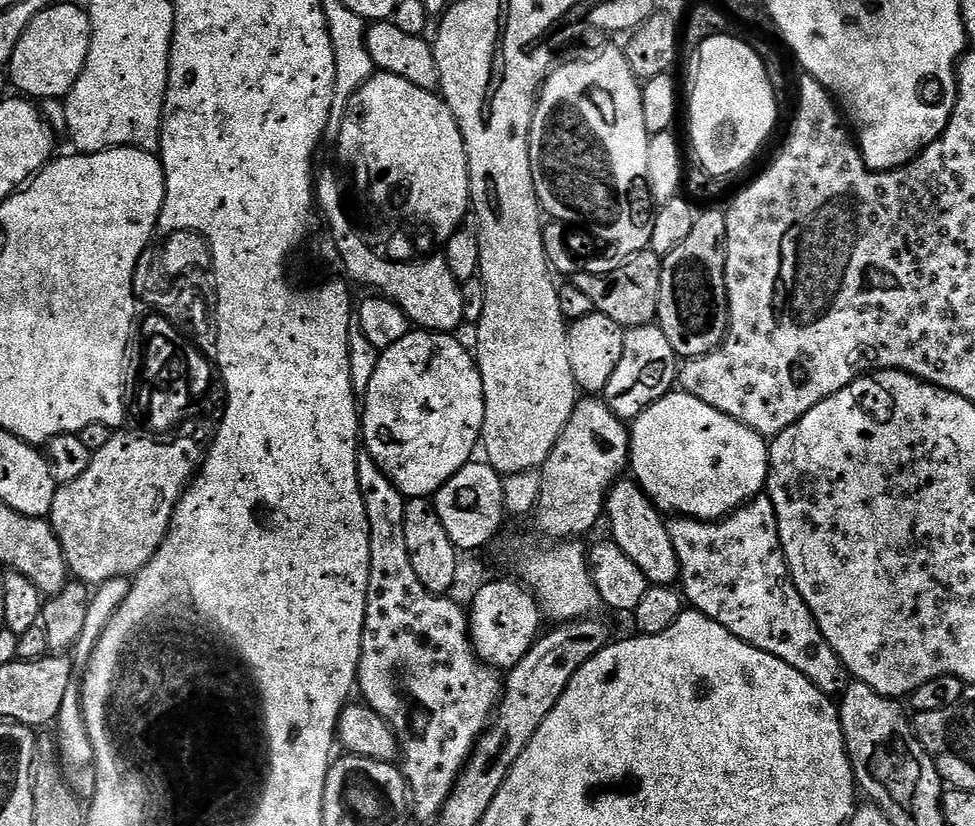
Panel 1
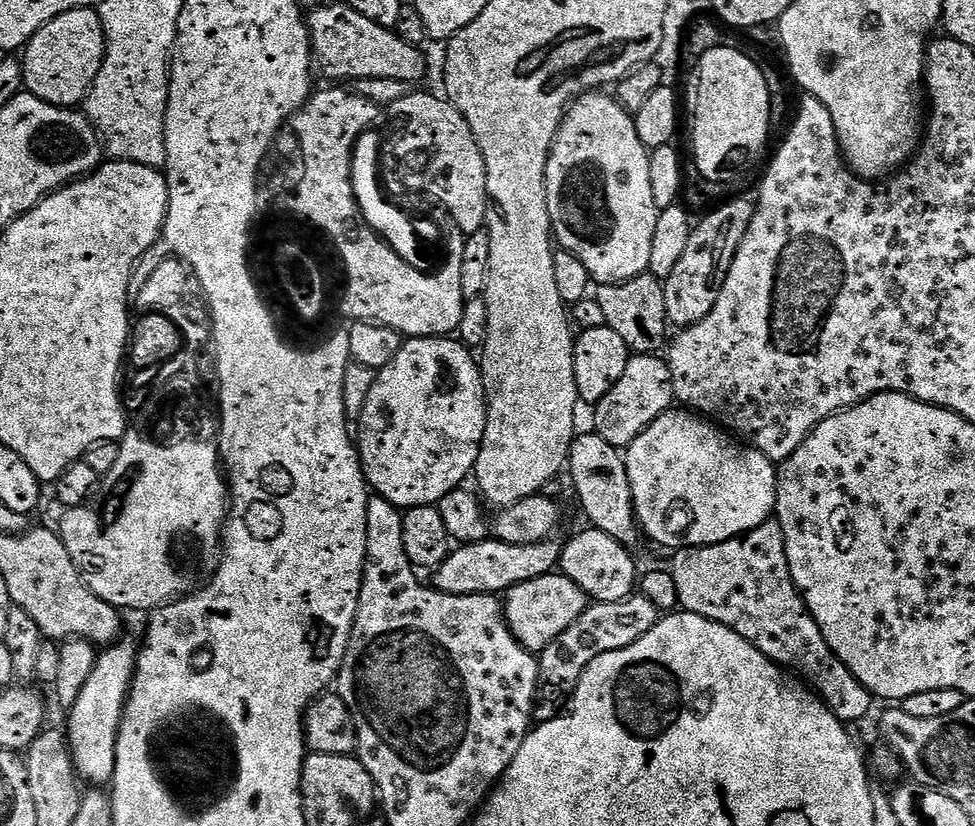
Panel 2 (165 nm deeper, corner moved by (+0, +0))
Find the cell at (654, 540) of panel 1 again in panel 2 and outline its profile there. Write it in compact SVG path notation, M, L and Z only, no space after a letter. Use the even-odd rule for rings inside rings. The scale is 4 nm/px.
M595 431L577 435L572 441L572 450L566 465L567 475L572 475L572 484L576 487L576 496L580 499L580 508L584 511L587 523L593 528L618 538L618 542L635 546L642 540L639 524L636 523L636 511L632 505L632 491L628 466L621 449L610 446L606 438L597 436Z

